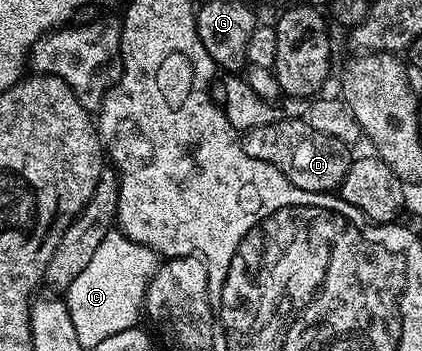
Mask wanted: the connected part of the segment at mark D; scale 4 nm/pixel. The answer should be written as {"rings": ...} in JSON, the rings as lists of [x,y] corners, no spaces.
{"rings":[[[282,119],[264,127],[252,128],[243,132],[240,144],[250,157],[266,161],[266,165],[274,165],[274,169],[298,185],[298,189],[307,191],[335,192],[354,158],[353,152],[348,152],[351,151],[349,144],[326,137],[326,133],[318,133],[304,119]]]}

